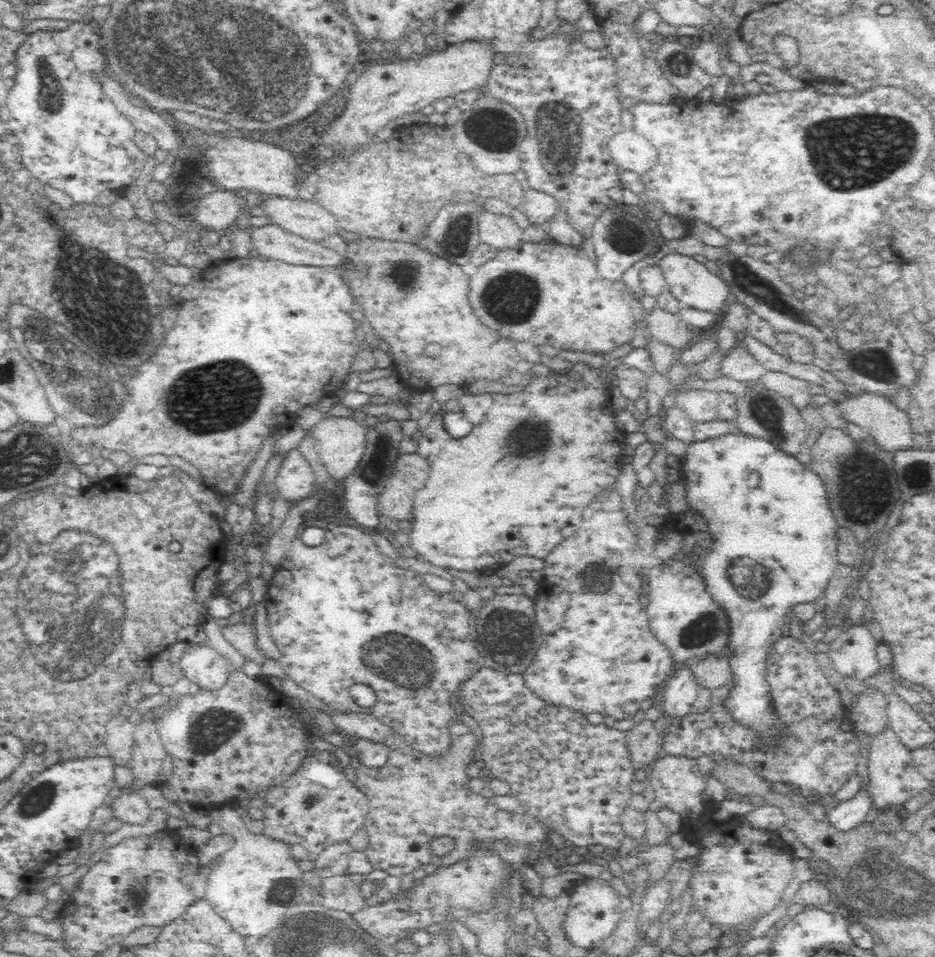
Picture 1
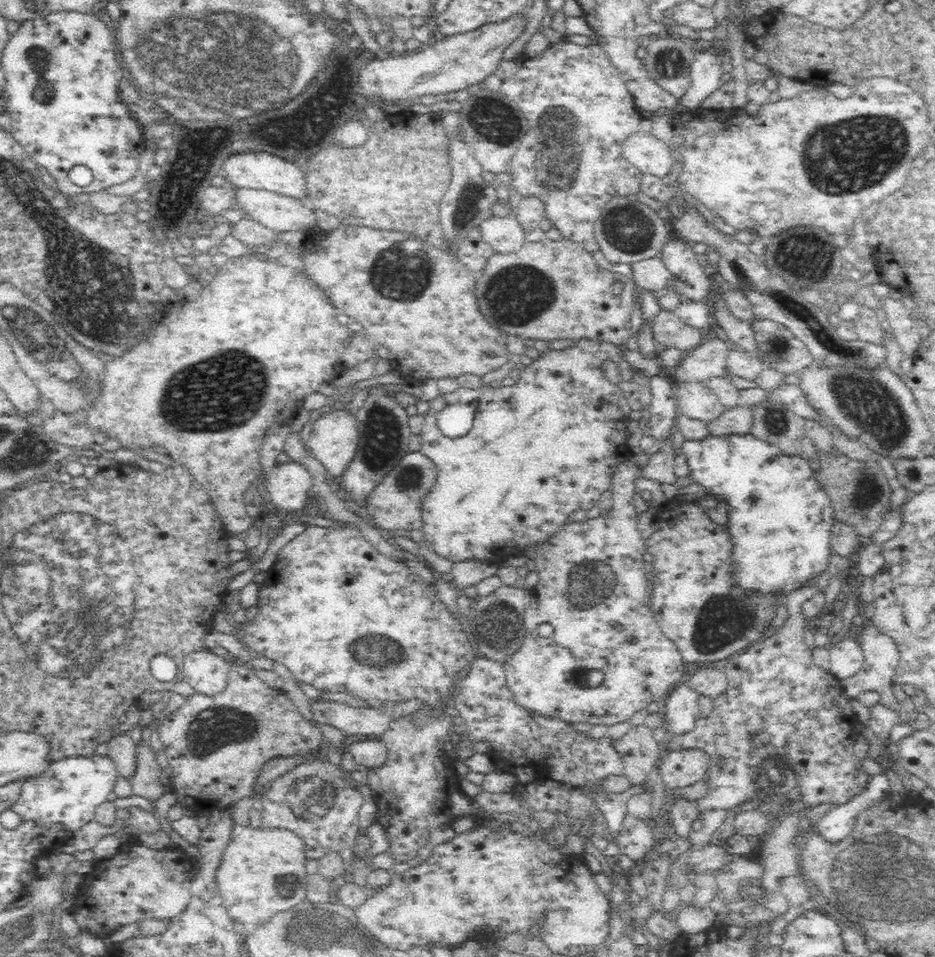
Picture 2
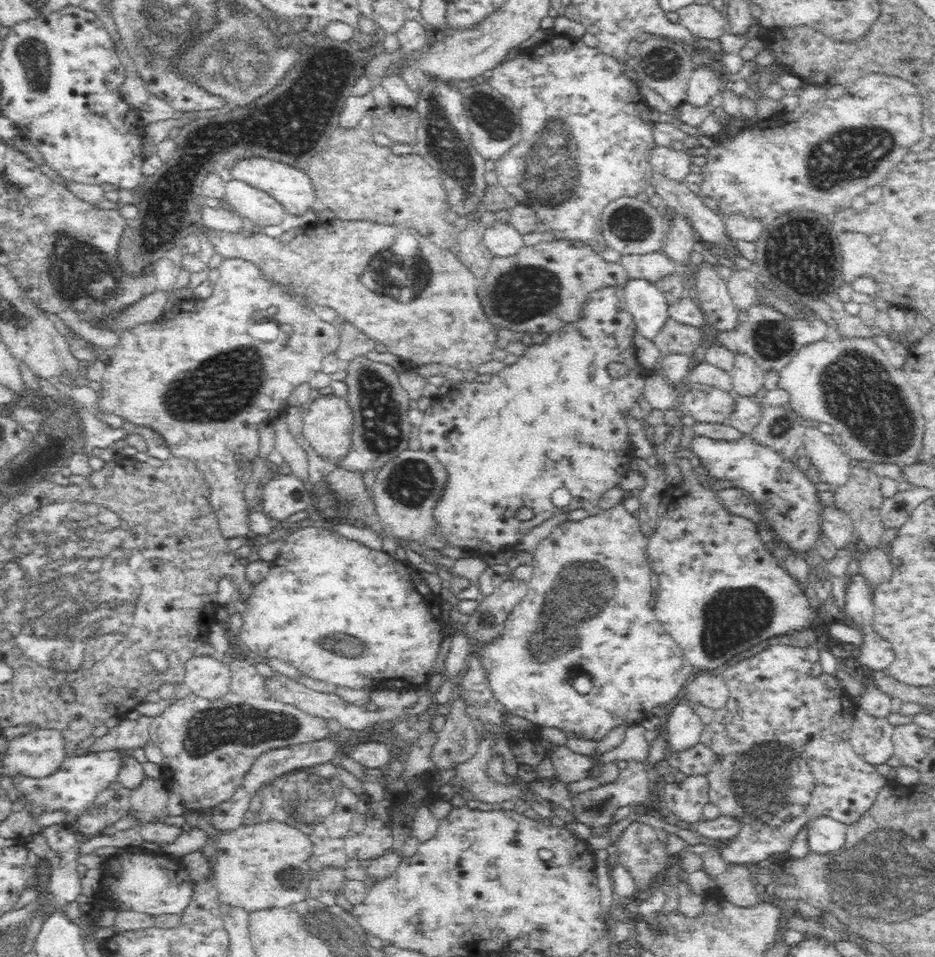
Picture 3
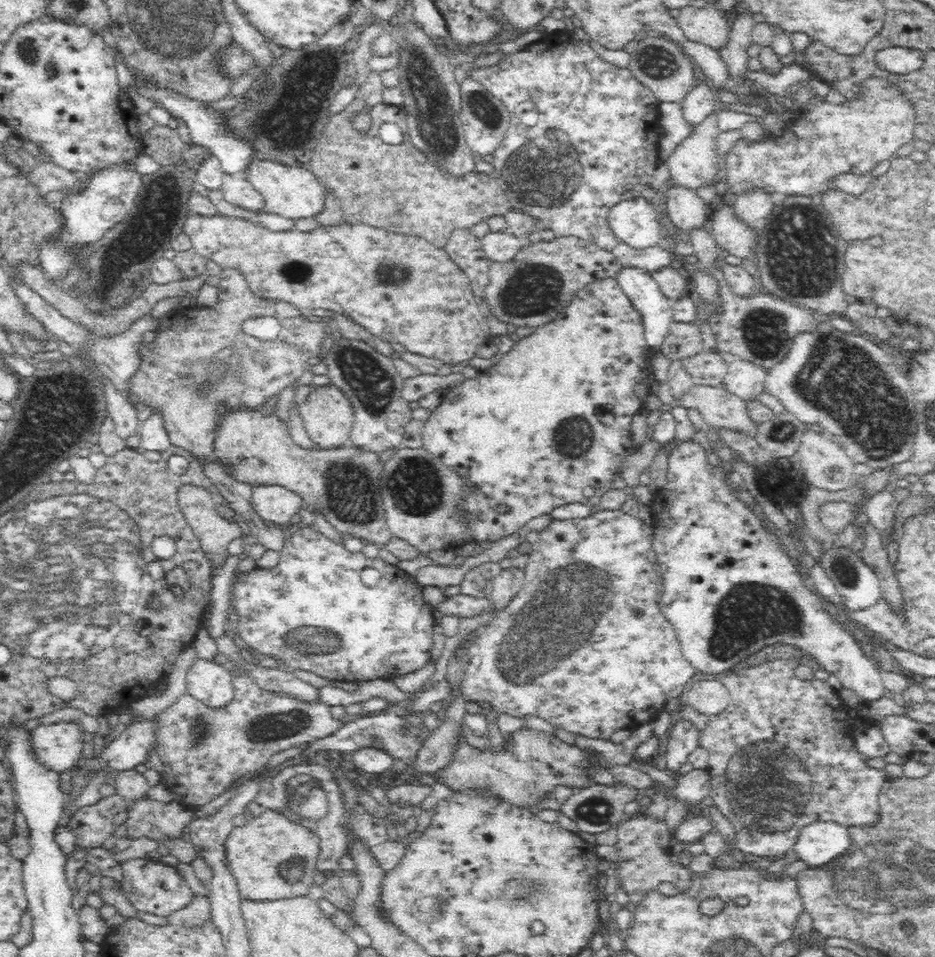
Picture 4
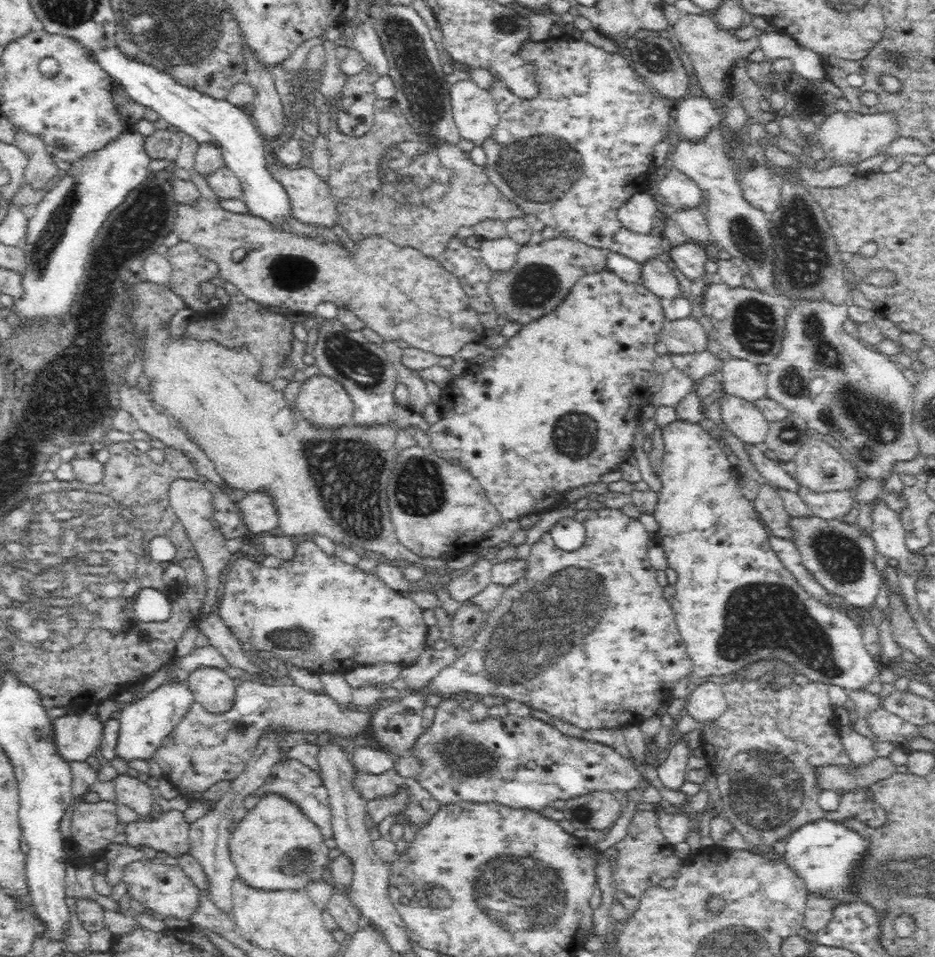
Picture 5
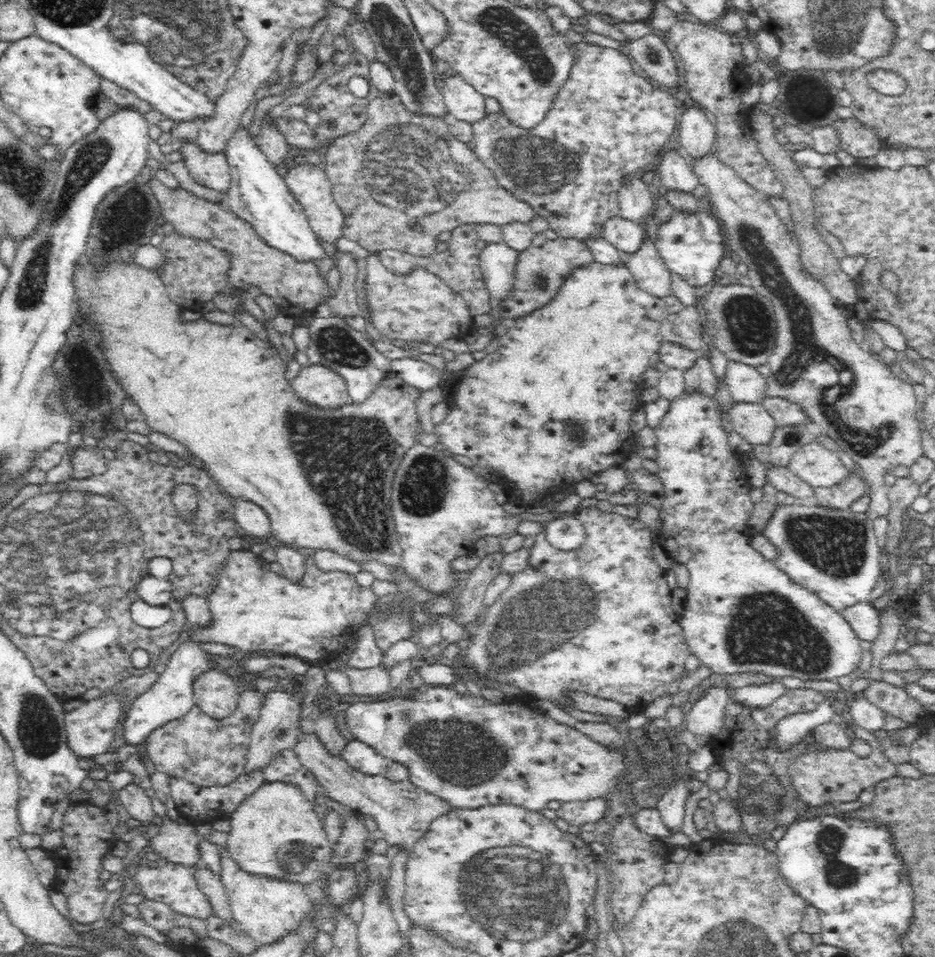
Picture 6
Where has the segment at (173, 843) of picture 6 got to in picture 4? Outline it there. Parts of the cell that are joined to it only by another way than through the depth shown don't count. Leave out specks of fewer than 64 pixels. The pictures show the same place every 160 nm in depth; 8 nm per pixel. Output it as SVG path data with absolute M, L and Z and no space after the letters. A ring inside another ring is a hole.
M149 794L130 803L131 810L124 823L132 838L145 836L156 842L166 837L187 836L194 809L172 800L169 803L150 798Z

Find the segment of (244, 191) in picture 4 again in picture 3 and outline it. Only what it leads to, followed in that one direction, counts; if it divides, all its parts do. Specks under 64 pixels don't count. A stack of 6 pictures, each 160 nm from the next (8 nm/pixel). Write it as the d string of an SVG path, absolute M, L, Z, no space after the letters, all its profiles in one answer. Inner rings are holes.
M239 179L225 182L226 204L240 217L250 218L258 226L280 226L290 215L274 196L259 188L250 186Z

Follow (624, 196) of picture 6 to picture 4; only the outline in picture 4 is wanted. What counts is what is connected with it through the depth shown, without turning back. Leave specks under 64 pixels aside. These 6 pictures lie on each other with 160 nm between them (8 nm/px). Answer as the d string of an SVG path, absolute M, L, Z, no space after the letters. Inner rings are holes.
M640 195L615 205L607 221L617 240L632 248L657 245L666 230L658 209Z

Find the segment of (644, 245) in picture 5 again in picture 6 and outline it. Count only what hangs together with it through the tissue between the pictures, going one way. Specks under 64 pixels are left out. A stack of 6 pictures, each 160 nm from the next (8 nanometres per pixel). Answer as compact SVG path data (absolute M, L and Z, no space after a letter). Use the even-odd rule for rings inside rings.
M619 216L610 218L604 224L603 238L625 254L634 254L644 245L644 240L651 235L649 229L641 223L635 223Z

